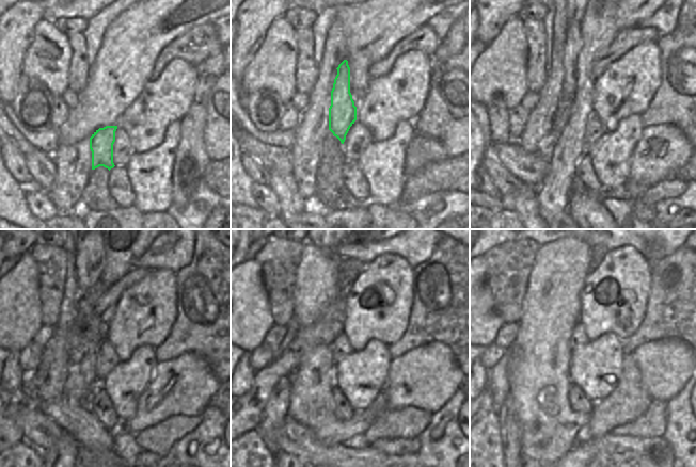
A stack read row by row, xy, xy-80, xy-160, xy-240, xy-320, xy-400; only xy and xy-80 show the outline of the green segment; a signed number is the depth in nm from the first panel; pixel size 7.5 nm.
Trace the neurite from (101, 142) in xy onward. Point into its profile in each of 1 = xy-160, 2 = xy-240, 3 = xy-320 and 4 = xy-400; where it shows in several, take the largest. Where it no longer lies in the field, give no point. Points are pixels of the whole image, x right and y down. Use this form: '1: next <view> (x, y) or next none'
1: next xy-160 (573, 42)
2: next xy-240 (90, 264)
3: next xy-320 (332, 251)
4: next none

